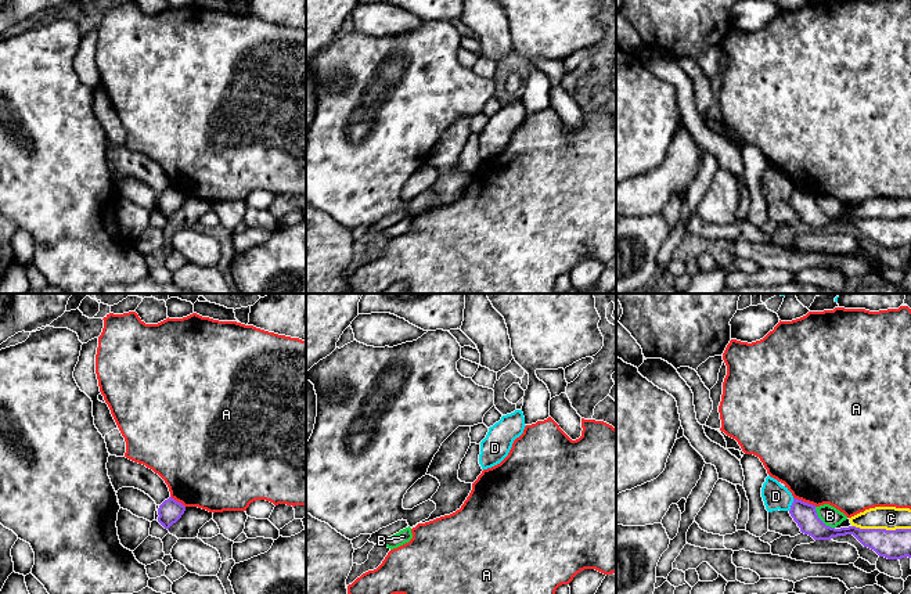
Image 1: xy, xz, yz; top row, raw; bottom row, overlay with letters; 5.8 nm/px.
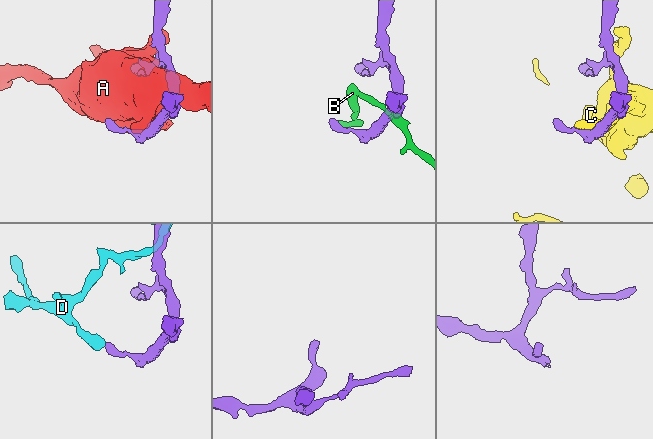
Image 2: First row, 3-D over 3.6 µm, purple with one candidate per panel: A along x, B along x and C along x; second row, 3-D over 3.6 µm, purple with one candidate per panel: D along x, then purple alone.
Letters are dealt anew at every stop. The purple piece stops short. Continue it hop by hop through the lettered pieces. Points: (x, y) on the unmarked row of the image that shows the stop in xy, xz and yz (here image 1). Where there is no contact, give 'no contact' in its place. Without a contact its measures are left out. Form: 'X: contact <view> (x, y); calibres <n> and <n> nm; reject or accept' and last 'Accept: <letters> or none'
A: contact yz (803, 191); calibres 140 and 480 nm; reject
B: contact yz (820, 209); calibres 140 and 110 nm; reject
C: contact yz (881, 219); calibres 180 and 140 nm; reject
D: contact yz (792, 194); calibres 140 and 150 nm; reject
Accept: none

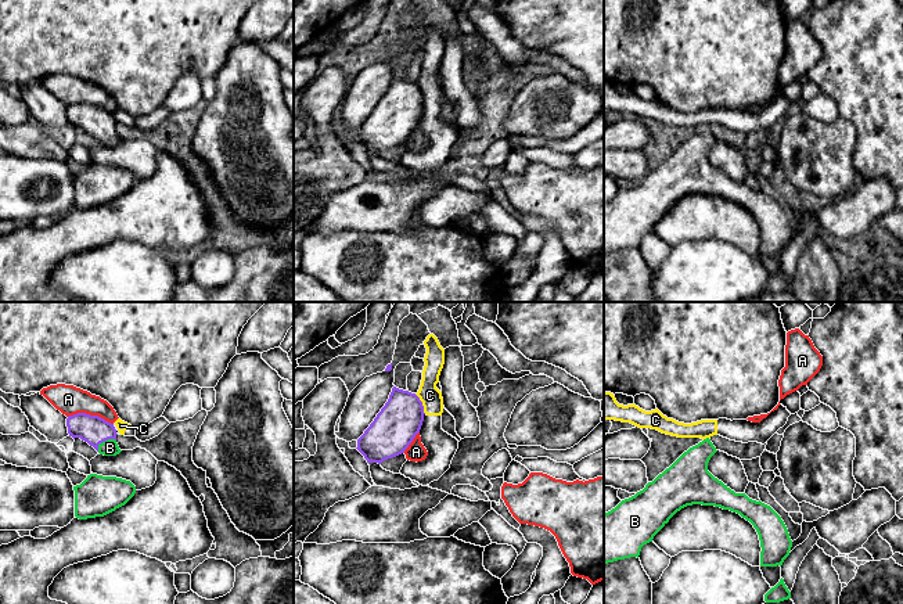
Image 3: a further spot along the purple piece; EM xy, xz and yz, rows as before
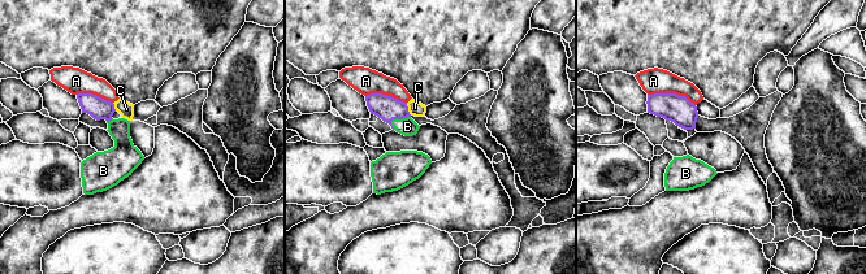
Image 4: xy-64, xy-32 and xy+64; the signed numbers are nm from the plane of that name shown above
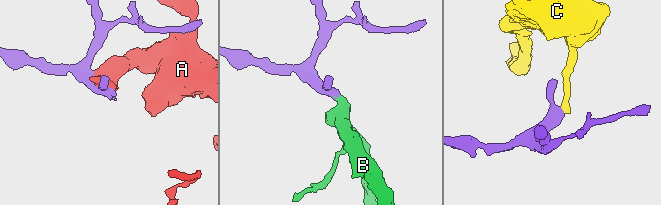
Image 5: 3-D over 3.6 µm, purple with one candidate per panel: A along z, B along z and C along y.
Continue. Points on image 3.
A: contact xy (89, 104); calibres 160 and 170 nm; reject
B: contact xy (104, 130); calibres 160 and 100 nm; accept
C: contact xz (421, 93); calibres 260 and 120 nm; reject
Accept: B

